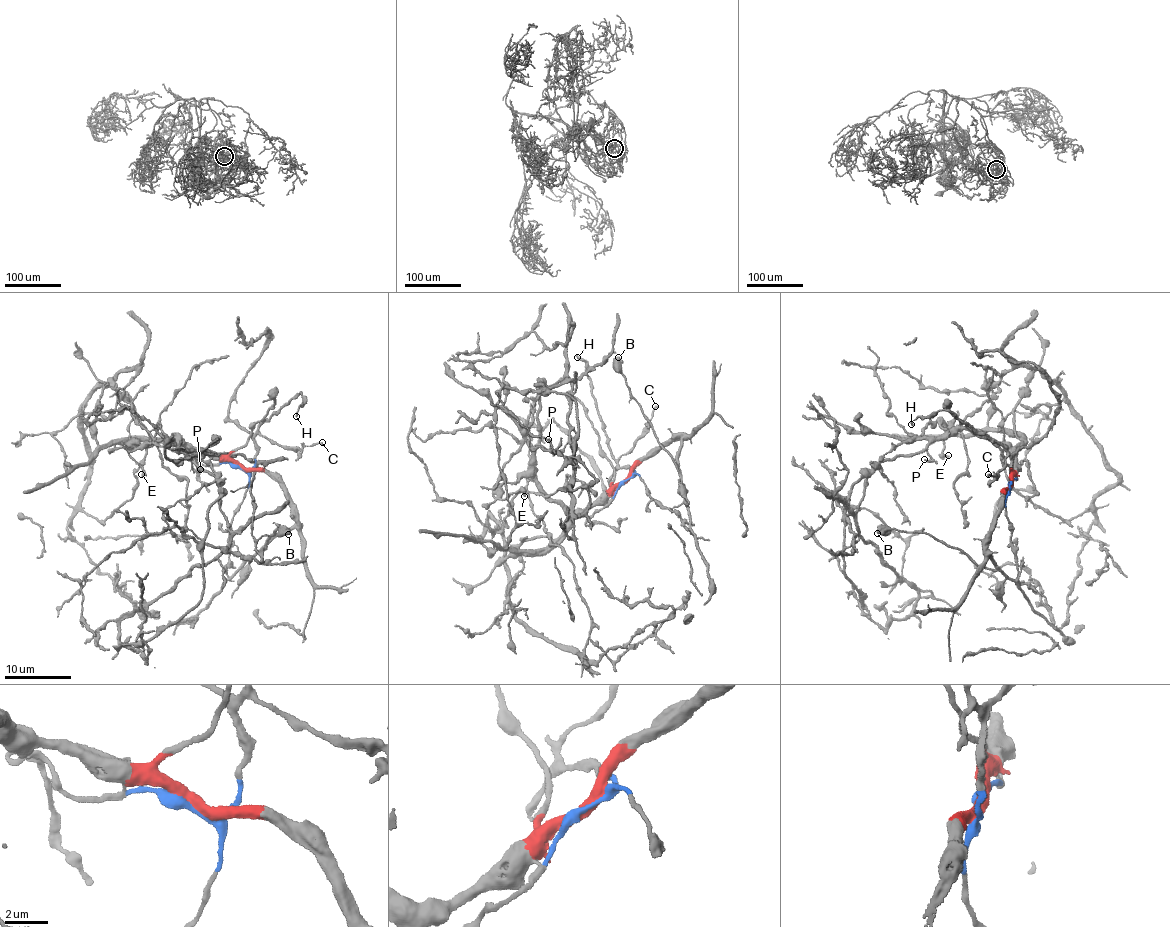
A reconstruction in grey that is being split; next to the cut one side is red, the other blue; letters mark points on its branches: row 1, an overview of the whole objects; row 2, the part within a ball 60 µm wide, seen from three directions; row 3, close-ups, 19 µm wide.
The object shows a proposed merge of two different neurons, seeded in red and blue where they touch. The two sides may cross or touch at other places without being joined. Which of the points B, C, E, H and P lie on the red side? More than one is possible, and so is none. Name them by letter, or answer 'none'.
B, E, P

